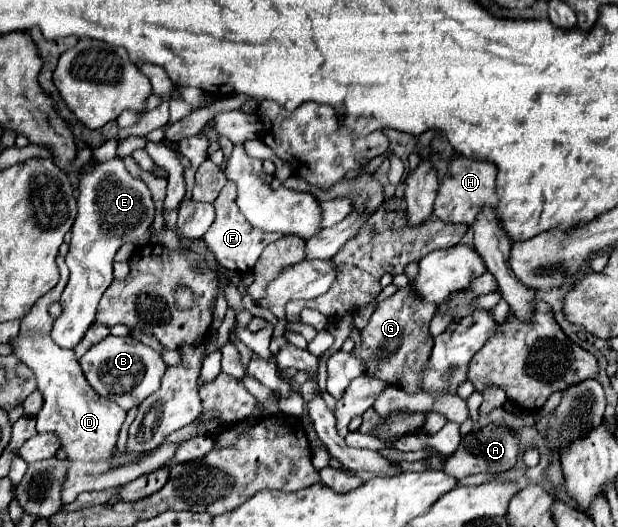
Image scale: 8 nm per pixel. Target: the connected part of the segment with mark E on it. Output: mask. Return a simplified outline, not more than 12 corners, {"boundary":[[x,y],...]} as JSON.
{"boundary":[[118,157],[82,169],[54,343],[74,349],[124,243],[148,243],[148,185]]}

